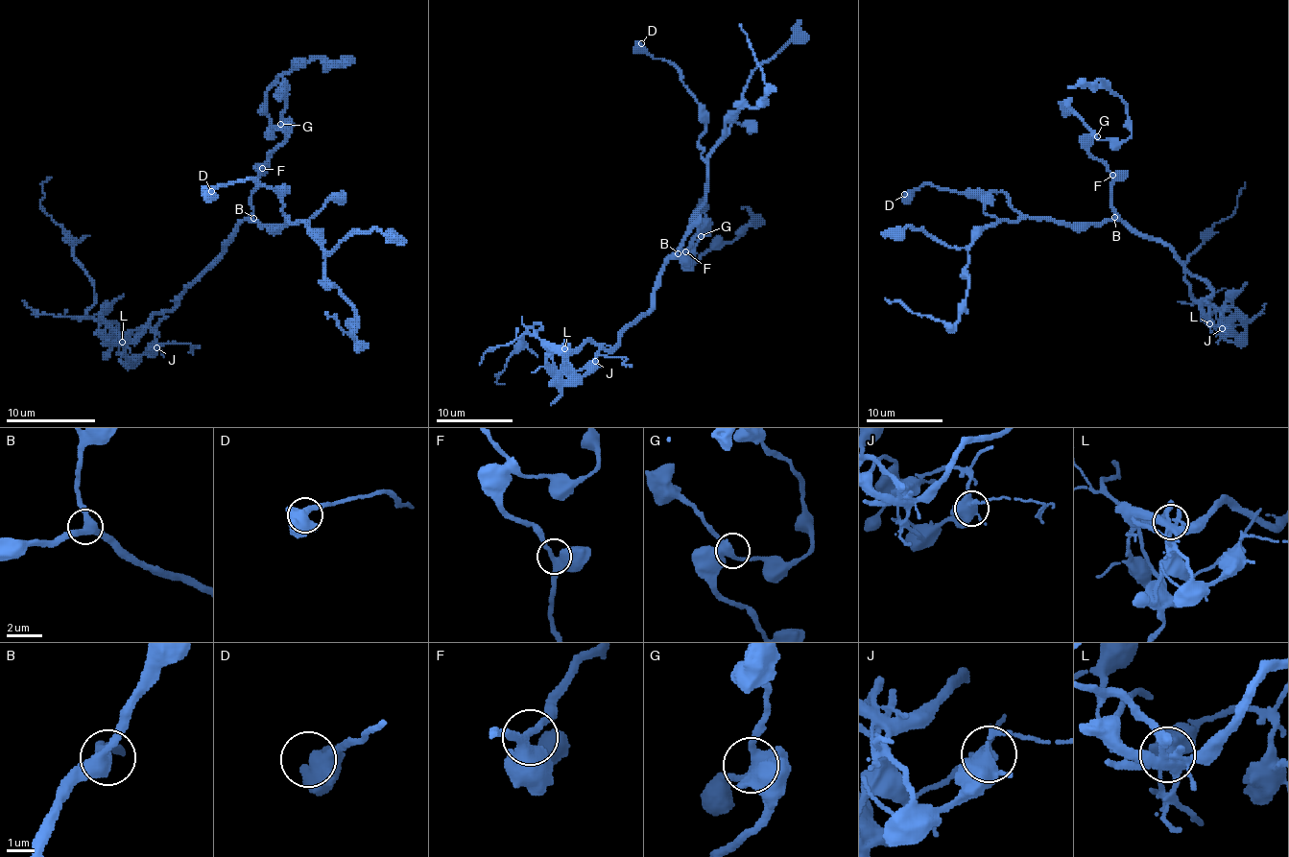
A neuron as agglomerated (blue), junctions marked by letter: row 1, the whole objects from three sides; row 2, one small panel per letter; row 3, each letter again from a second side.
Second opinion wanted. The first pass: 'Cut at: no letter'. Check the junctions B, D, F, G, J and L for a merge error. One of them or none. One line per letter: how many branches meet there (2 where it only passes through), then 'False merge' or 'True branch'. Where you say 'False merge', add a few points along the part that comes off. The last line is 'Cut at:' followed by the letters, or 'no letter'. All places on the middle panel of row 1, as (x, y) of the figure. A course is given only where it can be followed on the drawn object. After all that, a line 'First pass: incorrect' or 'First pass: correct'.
B: Branches: 3. True branch
D: Branches: 3. True branch
F: Branches: 3. True branch
G: Branches: 3. True branch
J: Branches: 4. True branch
L: Branches: 9. False merge. Course of the part to remove: (564, 349), (541, 340), (536, 334), (541, 324), (536, 322), (495, 376), (505, 384)
Cut at: L
First pass: incorrect

